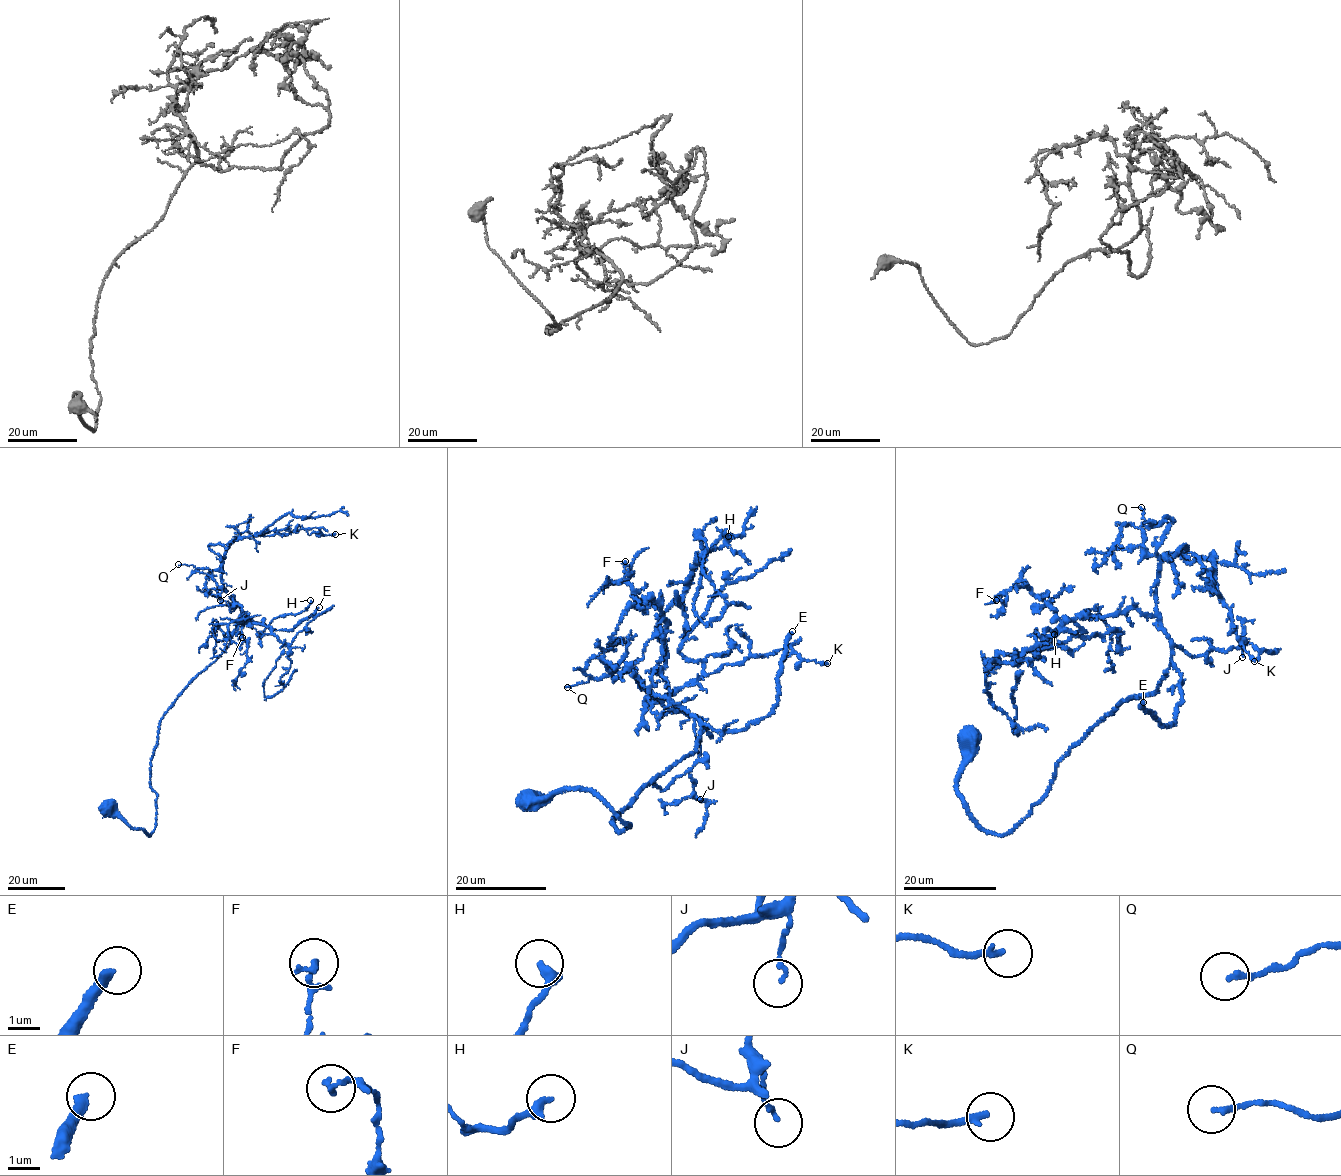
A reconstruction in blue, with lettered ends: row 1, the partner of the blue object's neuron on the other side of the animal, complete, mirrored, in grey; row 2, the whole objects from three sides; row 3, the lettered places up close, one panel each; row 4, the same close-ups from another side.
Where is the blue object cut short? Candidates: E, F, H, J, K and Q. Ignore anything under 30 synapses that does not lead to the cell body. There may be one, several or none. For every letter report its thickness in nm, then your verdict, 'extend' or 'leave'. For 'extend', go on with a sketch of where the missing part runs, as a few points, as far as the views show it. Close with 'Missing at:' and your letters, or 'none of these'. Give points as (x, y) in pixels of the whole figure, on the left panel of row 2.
E: calibre 280 nm; extend; course (319, 607), (322, 591), (318, 589), (309, 545), (323, 532), (320, 530), (325, 533), (309, 535)
F: calibre 160 nm; leave
H: calibre 300 nm; leave
J: calibre 100 nm; leave
K: calibre 180 nm; leave
Q: calibre 150 nm; leave
Missing at: E

